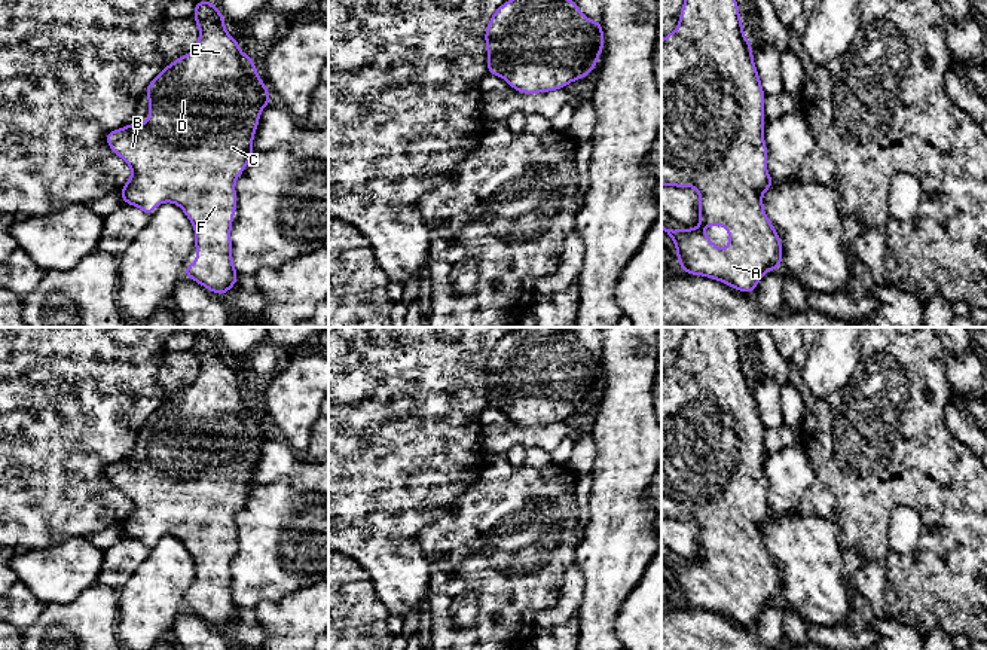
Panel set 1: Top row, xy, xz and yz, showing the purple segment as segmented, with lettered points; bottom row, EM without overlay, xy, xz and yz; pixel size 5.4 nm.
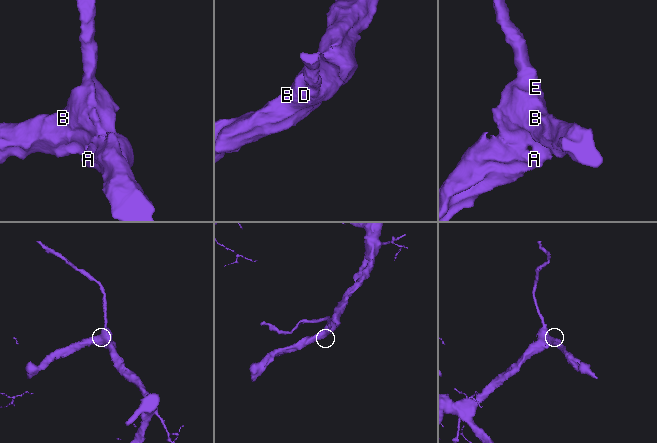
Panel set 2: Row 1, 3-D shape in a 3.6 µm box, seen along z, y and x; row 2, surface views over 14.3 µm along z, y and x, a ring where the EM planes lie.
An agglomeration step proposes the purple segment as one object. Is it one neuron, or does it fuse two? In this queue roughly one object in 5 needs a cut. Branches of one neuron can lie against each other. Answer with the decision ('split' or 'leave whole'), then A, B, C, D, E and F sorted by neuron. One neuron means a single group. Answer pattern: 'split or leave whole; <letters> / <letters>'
leave whole; A B C D E F

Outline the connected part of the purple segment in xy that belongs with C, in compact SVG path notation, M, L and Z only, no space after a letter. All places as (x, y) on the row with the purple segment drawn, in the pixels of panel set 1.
M208 0L196 1L193 16L199 27L199 40L192 52L178 57L147 85L149 119L106 132L106 143L131 168L132 176L120 189L123 204L138 207L149 217L155 207L164 202L177 204L195 228L196 263L184 265L184 275L216 295L227 293L238 281L232 260L232 217L236 213L238 196L235 181L256 155L253 137L259 128L260 112L272 101L260 79L253 57L241 52L241 45L226 31L220 9Z

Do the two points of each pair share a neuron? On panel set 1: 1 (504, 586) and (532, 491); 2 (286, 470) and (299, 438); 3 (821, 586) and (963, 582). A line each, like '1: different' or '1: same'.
1: same
2: different
3: different

